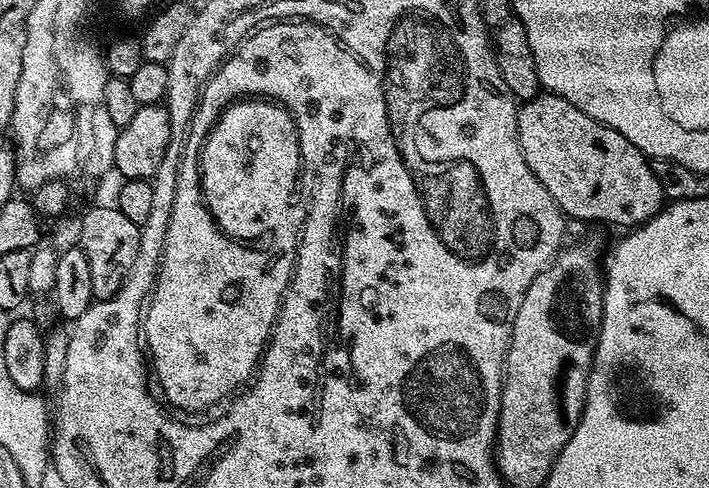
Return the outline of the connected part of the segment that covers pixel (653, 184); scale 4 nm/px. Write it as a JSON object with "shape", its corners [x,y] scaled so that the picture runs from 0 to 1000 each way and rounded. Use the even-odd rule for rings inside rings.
{"shape":[[[763,193],[732,215],[728,234],[733,305],[750,355],[770,381],[797,445],[848,451],[890,471],[922,447],[939,416],[937,383],[915,322],[872,266],[821,234],[798,201]]]}

